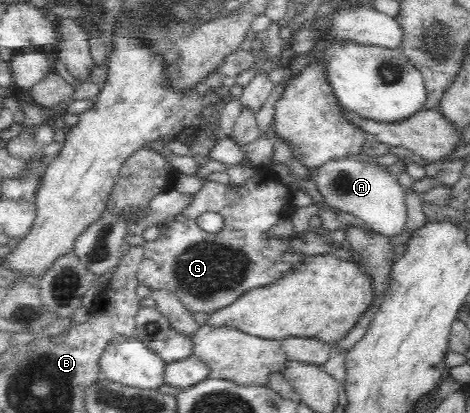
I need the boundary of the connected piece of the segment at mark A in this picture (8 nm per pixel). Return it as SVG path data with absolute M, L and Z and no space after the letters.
M344 157L320 165L316 172L317 189L330 207L358 216L374 233L386 238L404 232L408 216L405 203L406 188L398 183L398 178L390 175L390 171L386 171L385 166Z

